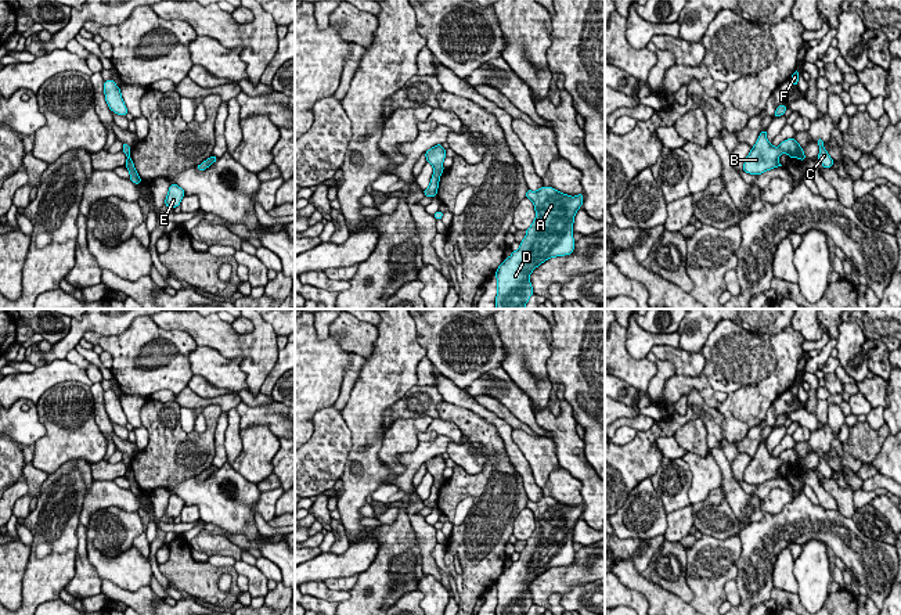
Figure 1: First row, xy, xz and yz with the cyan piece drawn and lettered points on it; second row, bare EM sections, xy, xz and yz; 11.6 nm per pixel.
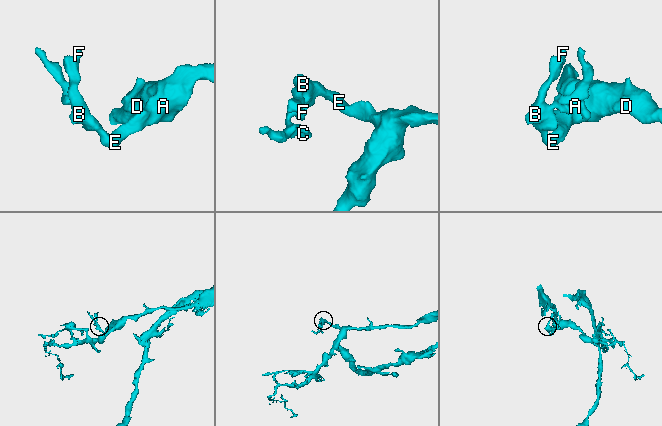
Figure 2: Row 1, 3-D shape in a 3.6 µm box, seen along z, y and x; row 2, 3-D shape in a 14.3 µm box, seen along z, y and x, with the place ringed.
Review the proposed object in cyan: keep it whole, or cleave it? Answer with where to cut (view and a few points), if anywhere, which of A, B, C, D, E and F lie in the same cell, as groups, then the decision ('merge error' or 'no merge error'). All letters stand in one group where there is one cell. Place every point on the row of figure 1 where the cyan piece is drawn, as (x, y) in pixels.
no cut; A B C D E F; no merge error

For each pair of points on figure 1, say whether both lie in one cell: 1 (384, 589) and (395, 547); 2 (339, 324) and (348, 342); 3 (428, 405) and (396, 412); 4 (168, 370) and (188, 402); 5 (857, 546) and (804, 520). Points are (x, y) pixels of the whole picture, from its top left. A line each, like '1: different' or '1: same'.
1: same
2: same
3: same
4: different
5: same

